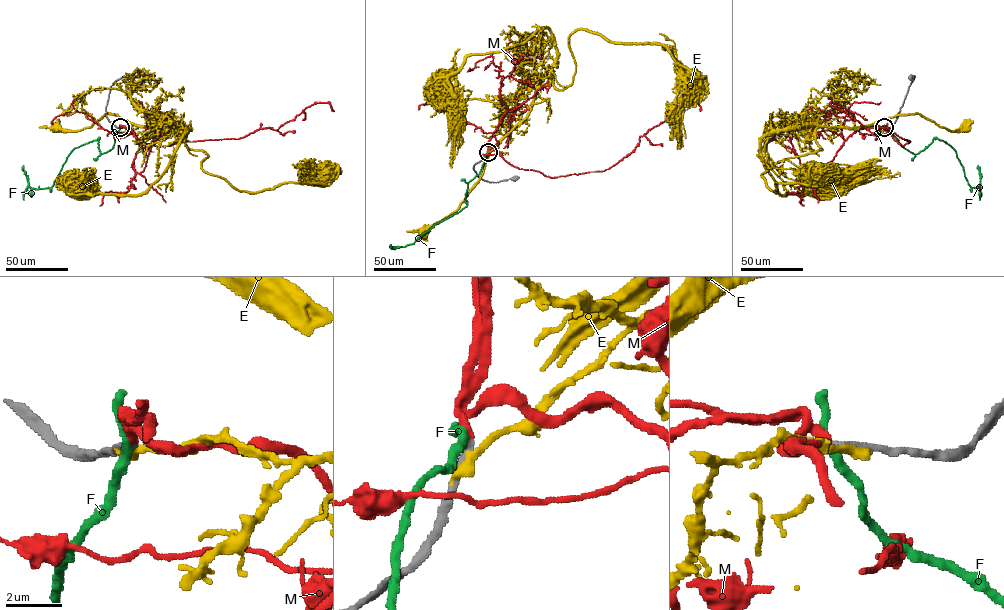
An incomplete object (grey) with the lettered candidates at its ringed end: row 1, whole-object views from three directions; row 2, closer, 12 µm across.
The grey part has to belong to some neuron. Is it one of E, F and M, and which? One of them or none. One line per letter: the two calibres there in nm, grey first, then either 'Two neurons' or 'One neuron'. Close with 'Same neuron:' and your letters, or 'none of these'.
E: Thickness 360 nm (grey) against 420 nm. Two neurons
F: Thickness 280 nm (grey) against 300 nm. Two neurons
M: Thickness 280 nm (grey) against 280 nm. One neuron
Same neuron: M

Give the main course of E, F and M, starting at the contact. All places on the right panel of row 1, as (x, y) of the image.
E: (886, 127), (878, 128), (874, 124), (898, 115), (918, 113), (948, 131), (958, 131), (965, 125)
F: (884, 127), (914, 154), (933, 139), (944, 141), (955, 151), (968, 183), (979, 189), (978, 165)
M: (884, 127), (902, 147), (910, 141), (887, 128), (866, 130), (851, 112), (830, 103), (843, 110)

